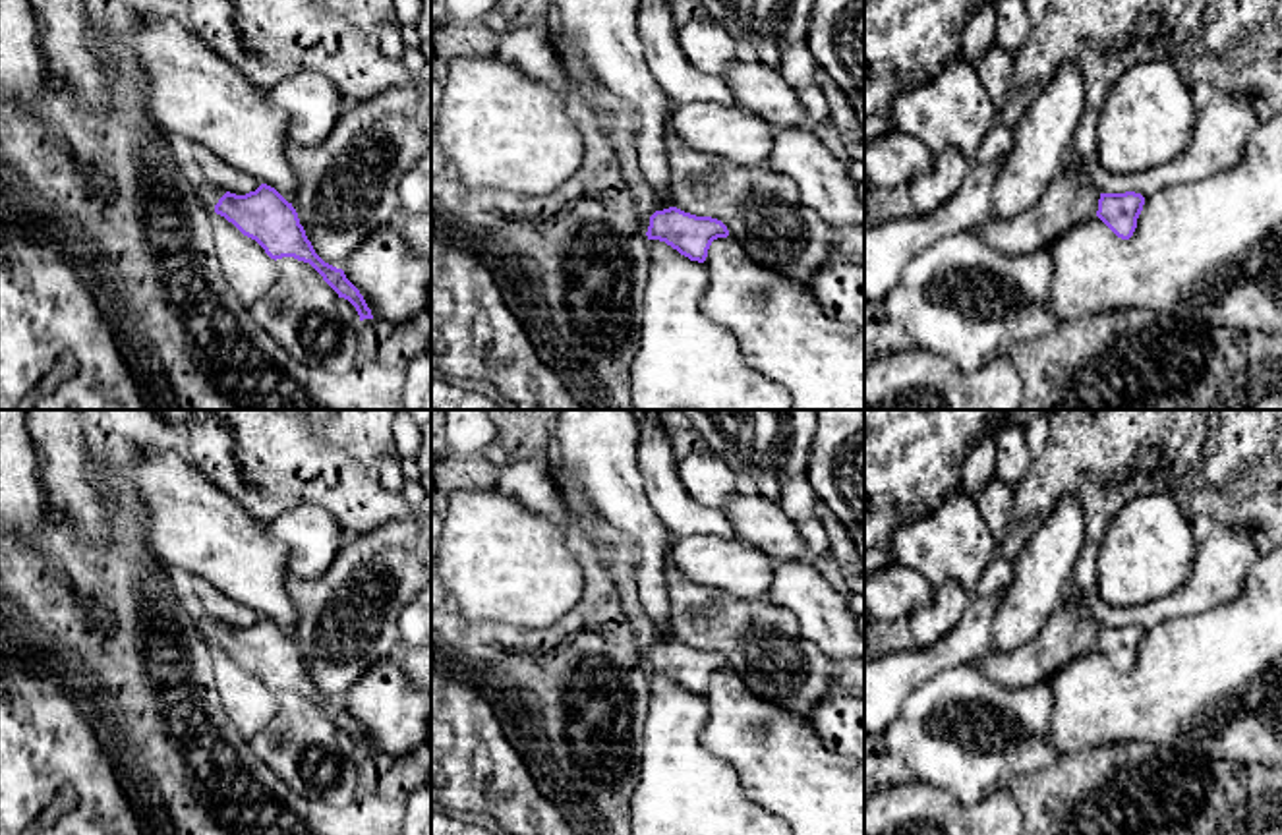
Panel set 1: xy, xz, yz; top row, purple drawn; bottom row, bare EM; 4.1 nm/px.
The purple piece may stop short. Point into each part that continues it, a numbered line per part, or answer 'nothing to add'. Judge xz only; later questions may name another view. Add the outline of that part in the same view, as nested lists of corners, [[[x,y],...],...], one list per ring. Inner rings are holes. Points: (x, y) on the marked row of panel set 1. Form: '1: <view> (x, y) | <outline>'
nothing to add

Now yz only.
nothing to add

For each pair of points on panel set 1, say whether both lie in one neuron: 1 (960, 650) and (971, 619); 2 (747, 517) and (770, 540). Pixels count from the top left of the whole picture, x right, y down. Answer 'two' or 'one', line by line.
1: one
2: one

